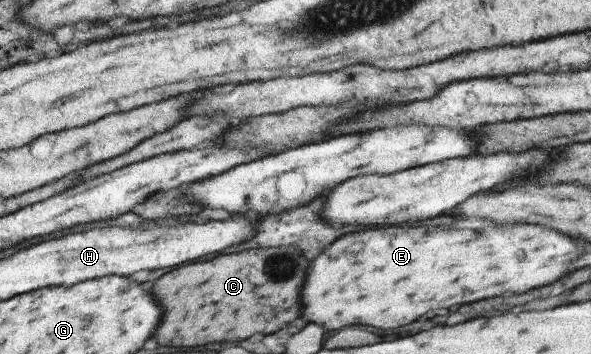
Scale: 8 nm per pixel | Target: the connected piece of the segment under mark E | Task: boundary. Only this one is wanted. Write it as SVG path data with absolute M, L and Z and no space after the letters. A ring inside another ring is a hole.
M515 224L515 226L497 226L497 228L483 228L479 230L465 230L463 228L437 228L437 226L429 226L429 232L421 232L415 226L381 226L381 228L365 228L353 234L345 234L341 238L337 238L331 246L327 246L319 256L315 256L305 272L305 284L301 286L301 318L305 318L307 322L313 324L321 324L325 330L335 332L343 326L353 326L353 324L361 324L361 326L369 326L369 328L377 328L377 330L393 330L397 326L405 326L413 320L417 320L421 314L429 312L429 310L447 310L455 304L467 304L467 302L475 302L475 300L483 300L489 296L497 296L497 294L515 294L515 292L527 292L531 288L537 288L541 284L549 284L553 280L559 278L561 272L567 272L565 266L569 262L575 260L575 242L571 242L567 236L557 234L549 228L541 228L541 226L527 226L527 224Z

